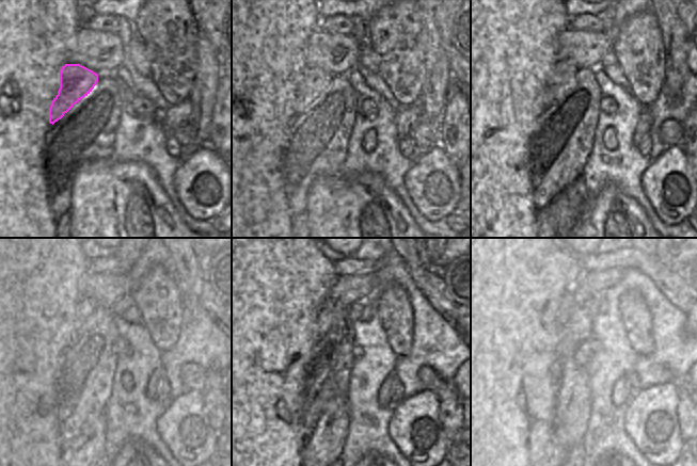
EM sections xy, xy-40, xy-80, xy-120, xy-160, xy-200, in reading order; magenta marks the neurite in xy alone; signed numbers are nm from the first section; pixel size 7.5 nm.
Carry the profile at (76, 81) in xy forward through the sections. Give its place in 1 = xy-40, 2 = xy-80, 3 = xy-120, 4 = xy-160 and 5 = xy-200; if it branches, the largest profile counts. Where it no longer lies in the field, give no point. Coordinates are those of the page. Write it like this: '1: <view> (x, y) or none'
1: xy-40 (315, 81)
2: xy-80 (560, 79)
3: xy-120 (85, 307)
4: xy-160 (326, 312)
5: xy-200 (568, 306)

